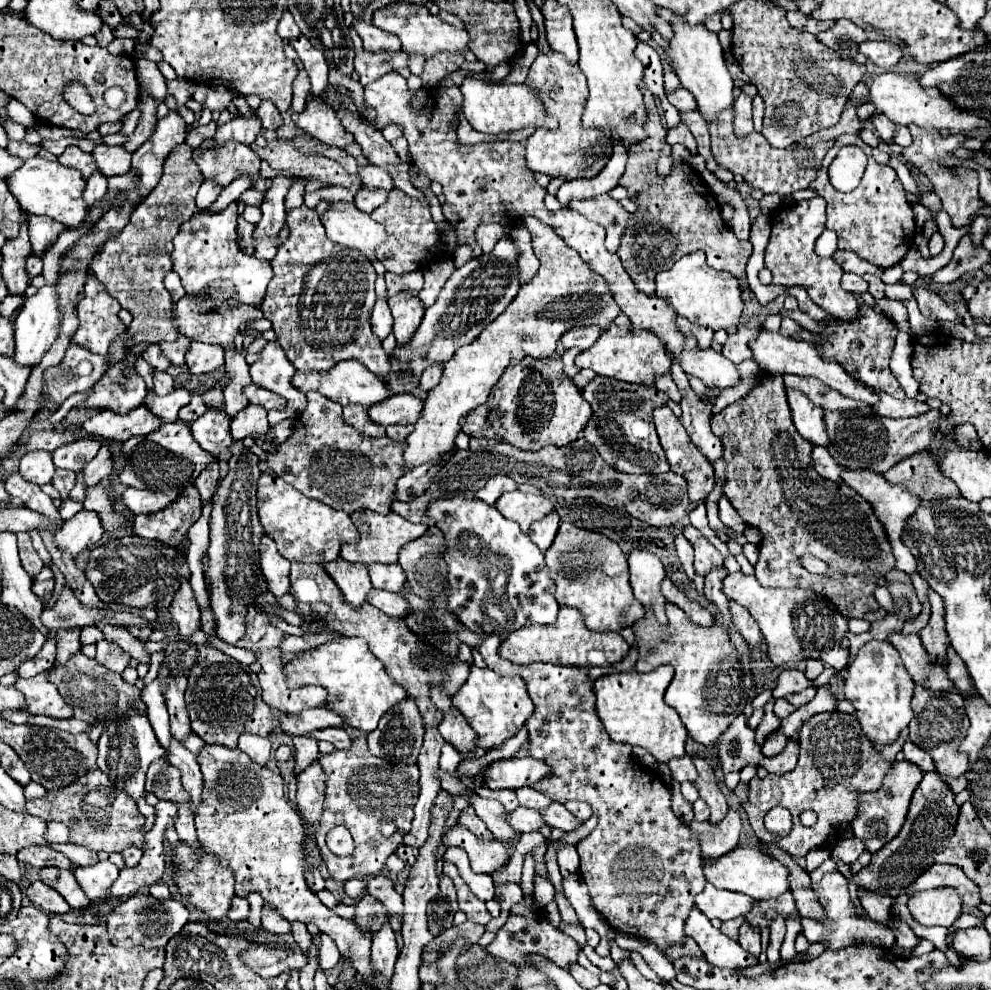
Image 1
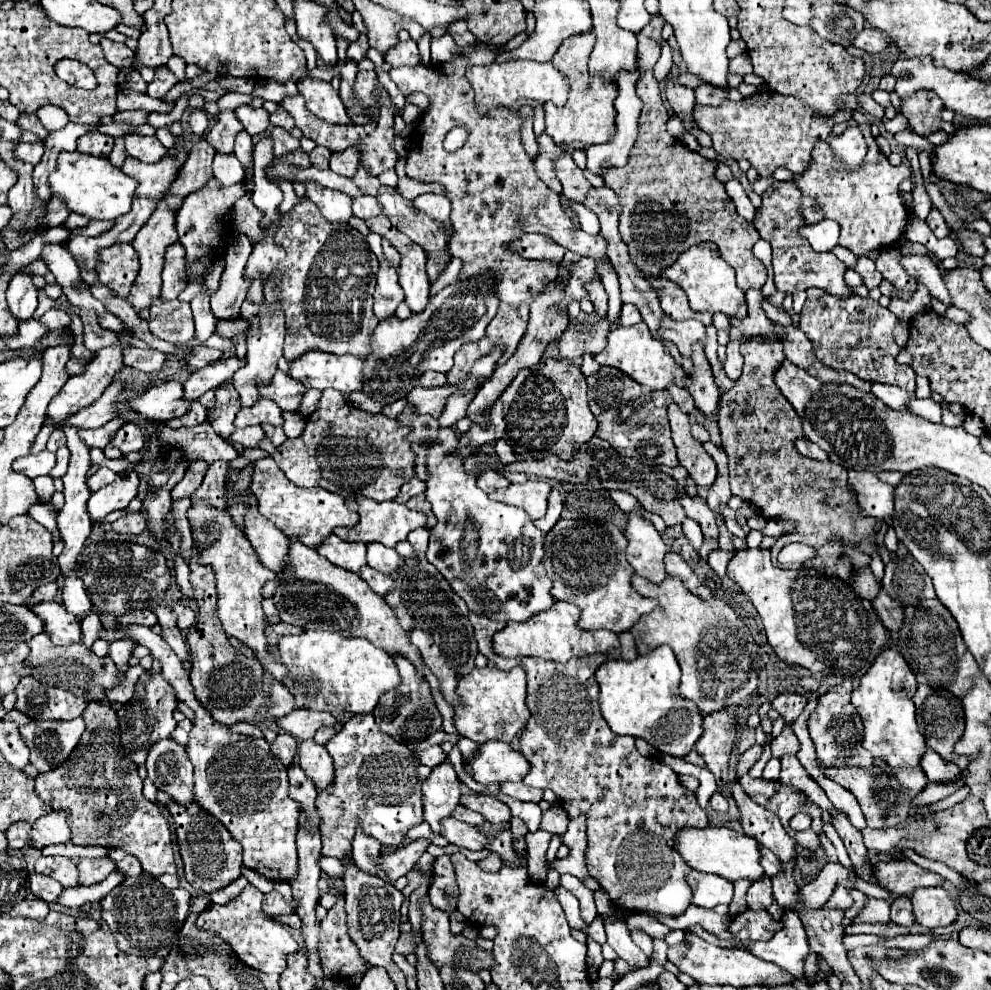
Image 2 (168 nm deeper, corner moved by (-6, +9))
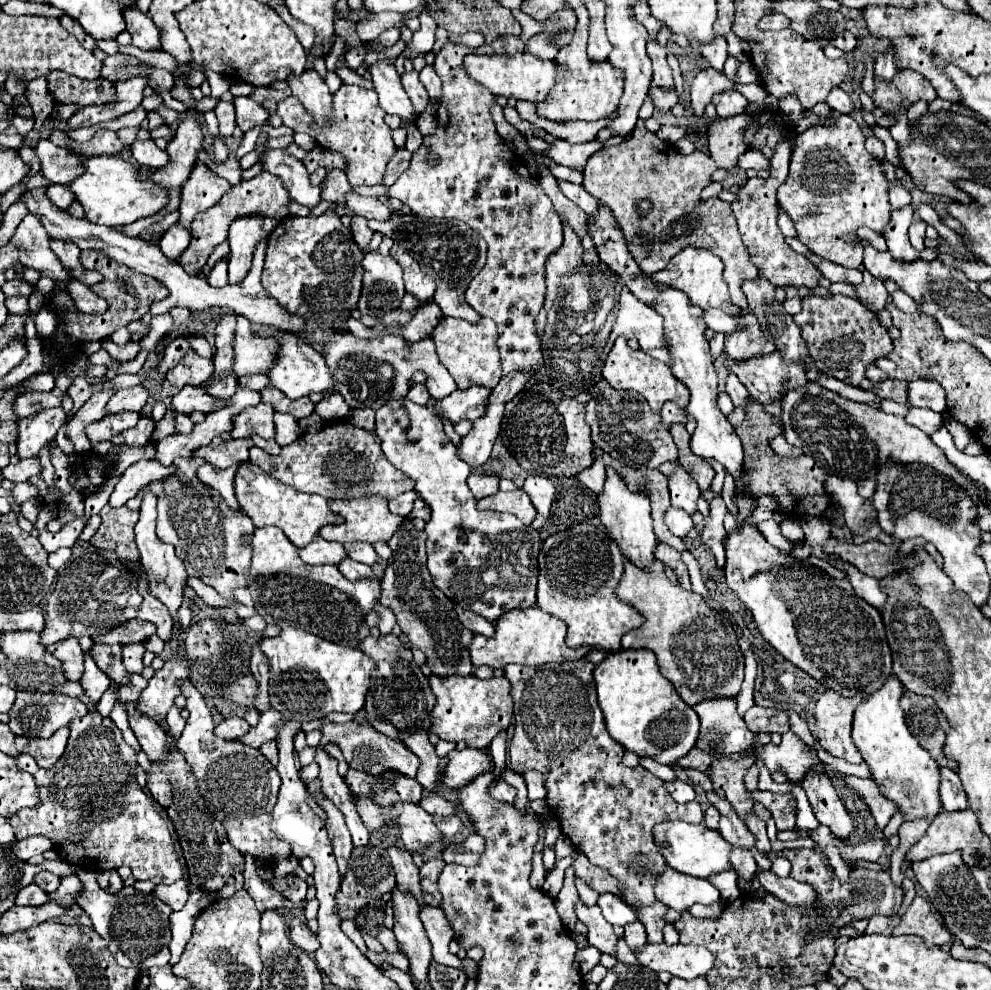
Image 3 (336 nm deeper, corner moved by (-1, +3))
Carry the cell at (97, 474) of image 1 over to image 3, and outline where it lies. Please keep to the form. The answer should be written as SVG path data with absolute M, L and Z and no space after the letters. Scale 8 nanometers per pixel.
M141 414L135 428L129 428L123 432L127 446L145 446L151 440L151 434L155 430L155 422L149 414Z

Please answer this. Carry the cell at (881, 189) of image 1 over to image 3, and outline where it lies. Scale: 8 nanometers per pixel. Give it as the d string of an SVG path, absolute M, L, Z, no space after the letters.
M831 112L829 118L835 120L833 124L813 124L803 134L797 134L793 140L793 152L791 152L791 168L785 184L781 184L777 192L779 206L791 216L797 238L817 256L823 256L831 262L837 262L845 268L857 268L863 262L863 248L845 244L841 236L845 232L857 232L859 226L867 226L875 232L883 232L885 222L889 222L891 206L889 206L889 192L887 192L887 178L883 174L881 162L877 162L863 146L863 132L857 126L857 122L841 114L835 118L837 112Z

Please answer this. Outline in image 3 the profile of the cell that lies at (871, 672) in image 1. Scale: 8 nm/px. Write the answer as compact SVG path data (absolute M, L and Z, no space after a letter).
M889 676L885 686L875 696L869 696L855 712L853 740L855 740L857 748L859 748L865 764L871 770L871 778L879 786L879 792L885 798L889 798L889 800L893 800L897 804L897 808L899 808L905 822L919 820L919 818L935 818L937 814L943 812L943 808L947 812L967 810L967 796L963 792L963 786L961 786L961 780L959 780L957 772L953 772L949 768L941 768L941 786L939 786L939 766L937 766L937 762L929 756L927 750L923 750L919 746L919 742L913 738L913 734L909 732L909 728L905 724L905 714L903 714L903 710L899 706L901 694L903 694L903 686L899 684L899 680L895 676Z

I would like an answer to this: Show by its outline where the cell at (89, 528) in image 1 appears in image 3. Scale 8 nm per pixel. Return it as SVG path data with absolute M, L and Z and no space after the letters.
M139 460L131 464L121 480L115 486L115 492L111 494L109 504L111 506L123 506L127 500L131 500L143 486L147 486L153 480L163 480L173 472L173 468L165 468L159 460Z

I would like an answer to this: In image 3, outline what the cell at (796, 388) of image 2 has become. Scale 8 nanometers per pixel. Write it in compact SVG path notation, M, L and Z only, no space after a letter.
M779 350L769 356L749 358L745 362L737 362L733 358L725 358L725 368L733 372L743 386L747 386L749 396L761 404L769 404L771 400L781 400L789 388L797 388L807 384L807 376L801 364L789 364L783 360Z

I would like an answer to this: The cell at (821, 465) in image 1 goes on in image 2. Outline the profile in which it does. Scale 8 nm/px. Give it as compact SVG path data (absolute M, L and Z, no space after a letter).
M800 438L800 442L796 444L796 448L798 448L800 454L804 454L804 456L808 456L808 458L814 458L814 460L828 460L828 454L826 454L818 444L814 444L814 442L806 440L806 438Z

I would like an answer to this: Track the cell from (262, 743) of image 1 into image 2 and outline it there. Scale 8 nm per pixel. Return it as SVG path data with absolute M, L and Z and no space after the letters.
M240 722L240 724L234 724L234 726L230 726L230 730L238 732L238 734L244 734L244 736L254 736L254 738L264 738L264 734L262 734L260 726L256 726L256 724L248 724L248 722Z

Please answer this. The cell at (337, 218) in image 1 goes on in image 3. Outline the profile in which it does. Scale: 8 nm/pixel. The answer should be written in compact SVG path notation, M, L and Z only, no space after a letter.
M279 150L279 178L295 202L309 208L319 204L321 198L319 186L317 188L311 186L309 172L305 170L303 162L289 156L285 150Z

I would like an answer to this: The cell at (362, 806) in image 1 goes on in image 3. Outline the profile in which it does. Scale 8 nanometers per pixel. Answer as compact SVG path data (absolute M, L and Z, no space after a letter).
M349 768L345 782L351 792L361 796L373 796L377 804L393 804L393 800L419 802L423 796L423 788L417 780L401 776L399 772L385 772L381 776L369 776L365 772L357 772Z

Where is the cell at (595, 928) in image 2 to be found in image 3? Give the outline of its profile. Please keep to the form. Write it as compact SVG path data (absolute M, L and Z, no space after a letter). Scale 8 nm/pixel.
M593 946L583 948L583 950L577 950L573 968L575 968L579 974L587 974L595 964L599 964L599 956L601 956L601 952L599 952L597 948L593 948Z

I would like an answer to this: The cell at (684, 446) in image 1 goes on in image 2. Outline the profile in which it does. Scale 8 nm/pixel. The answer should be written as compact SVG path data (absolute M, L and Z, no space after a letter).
M672 402L668 406L668 418L670 418L672 440L674 440L680 464L688 470L696 486L704 486L704 488L712 486L716 480L716 464L706 454L702 444L692 436L688 416Z

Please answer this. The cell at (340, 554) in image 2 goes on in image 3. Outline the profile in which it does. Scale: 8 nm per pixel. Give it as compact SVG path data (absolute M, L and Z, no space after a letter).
M315 536L311 544L307 544L305 548L299 548L297 552L299 552L301 560L307 564L333 564L333 566L337 566L343 558L347 558L343 544L323 540L321 536Z

